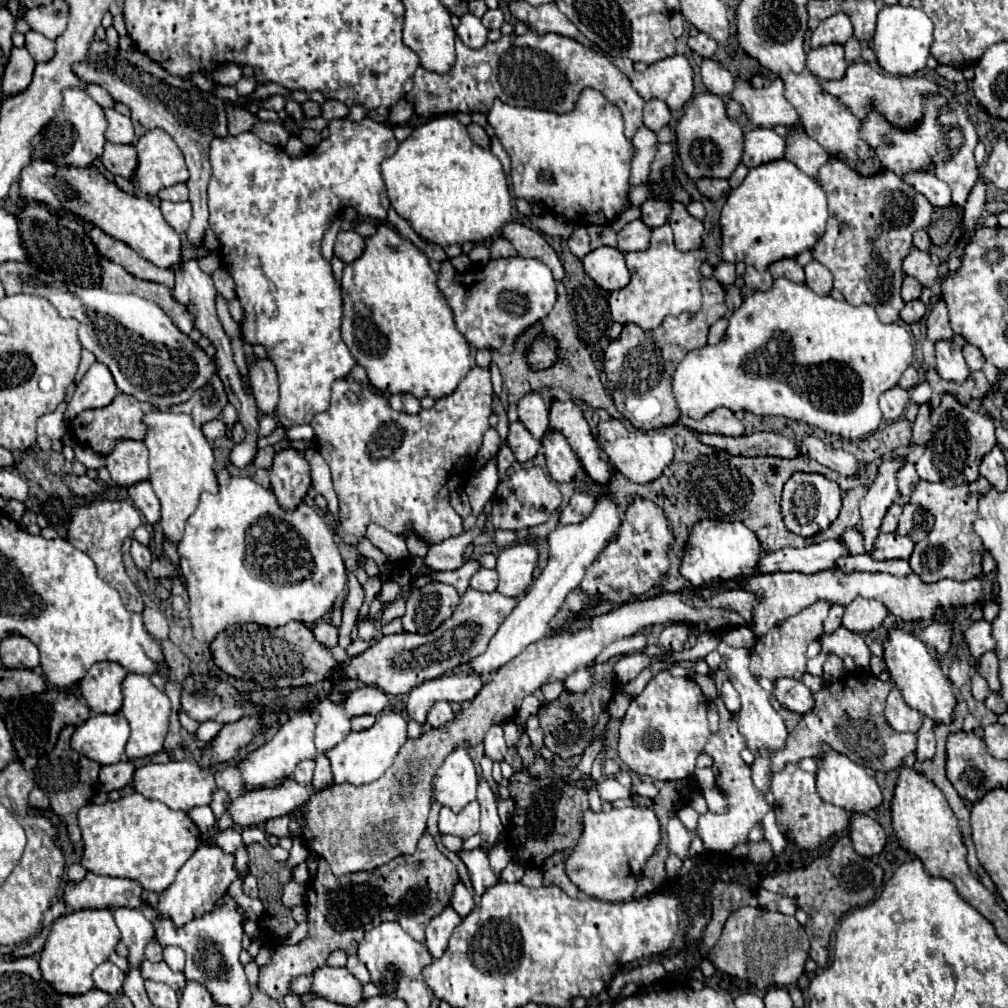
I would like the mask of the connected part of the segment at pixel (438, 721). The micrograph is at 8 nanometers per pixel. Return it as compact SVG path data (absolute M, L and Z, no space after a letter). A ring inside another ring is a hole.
M436 703L428 713L428 725L434 729L440 729L456 719L456 713L452 711L450 703Z

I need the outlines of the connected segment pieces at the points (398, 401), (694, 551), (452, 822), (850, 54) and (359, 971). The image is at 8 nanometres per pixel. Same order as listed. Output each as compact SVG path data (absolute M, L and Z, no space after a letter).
M398 393L390 397L390 403L394 409L402 409L406 413L418 413L420 411L420 399L410 393Z
M700 521L696 529L692 529L692 537L688 541L688 549L682 561L680 573L690 579L694 585L698 585L698 577L702 581L714 583L714 581L730 581L738 577L754 575L758 569L762 557L762 545L744 523L740 521Z
M470 801L462 811L454 813L450 807L442 807L438 819L440 833L450 833L460 839L468 839L480 829L480 805L478 801Z
M850 37L846 43L844 43L844 51L846 51L846 61L852 63L854 59L860 57L860 41L856 37Z
M348 957L348 965L346 965L346 969L362 983L362 985L366 985L368 981L370 981L370 977L368 977L368 971L364 969L364 965L360 965L360 961L358 961L358 957Z

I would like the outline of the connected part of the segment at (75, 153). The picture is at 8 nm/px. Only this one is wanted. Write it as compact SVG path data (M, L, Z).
M76 87L76 89L64 89L64 103L54 115L54 119L30 141L32 149L32 159L42 159L50 161L62 167L90 167L100 153L104 151L104 131L106 131L106 121L104 121L104 111L102 107L92 101L92 97Z

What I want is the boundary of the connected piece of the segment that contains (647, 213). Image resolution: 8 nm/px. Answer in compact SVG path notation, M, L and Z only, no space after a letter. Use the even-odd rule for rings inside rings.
M648 199L642 207L640 207L640 211L642 211L642 221L644 221L644 225L648 225L648 227L660 227L660 225L664 225L666 221L668 221L668 213L670 213L670 203L664 203L664 201L652 201L652 199Z

